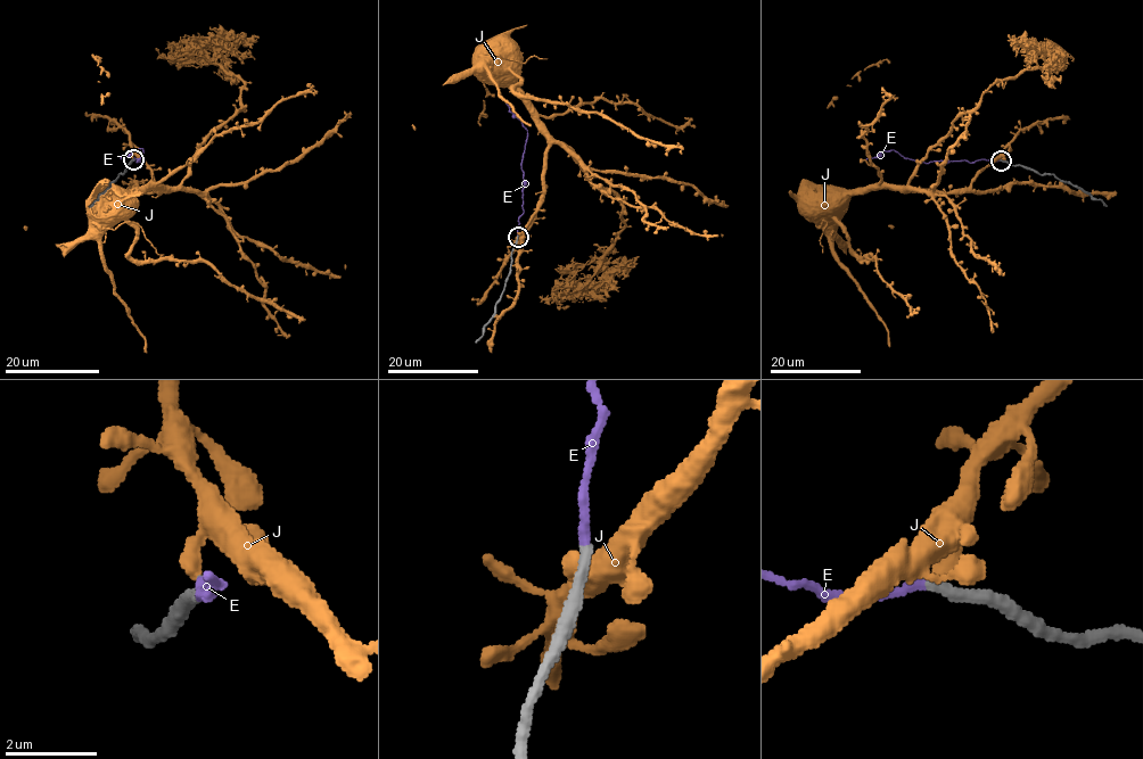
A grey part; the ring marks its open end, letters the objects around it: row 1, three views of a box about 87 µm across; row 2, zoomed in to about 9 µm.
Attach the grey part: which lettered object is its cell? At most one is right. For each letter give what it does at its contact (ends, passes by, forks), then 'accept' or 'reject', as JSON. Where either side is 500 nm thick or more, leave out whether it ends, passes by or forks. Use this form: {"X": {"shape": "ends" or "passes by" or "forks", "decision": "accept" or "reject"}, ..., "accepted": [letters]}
{"E": {"shape": "ends", "decision": "reject"}, "J": {"shape": "ends", "decision": "reject"}, "accepted": []}

